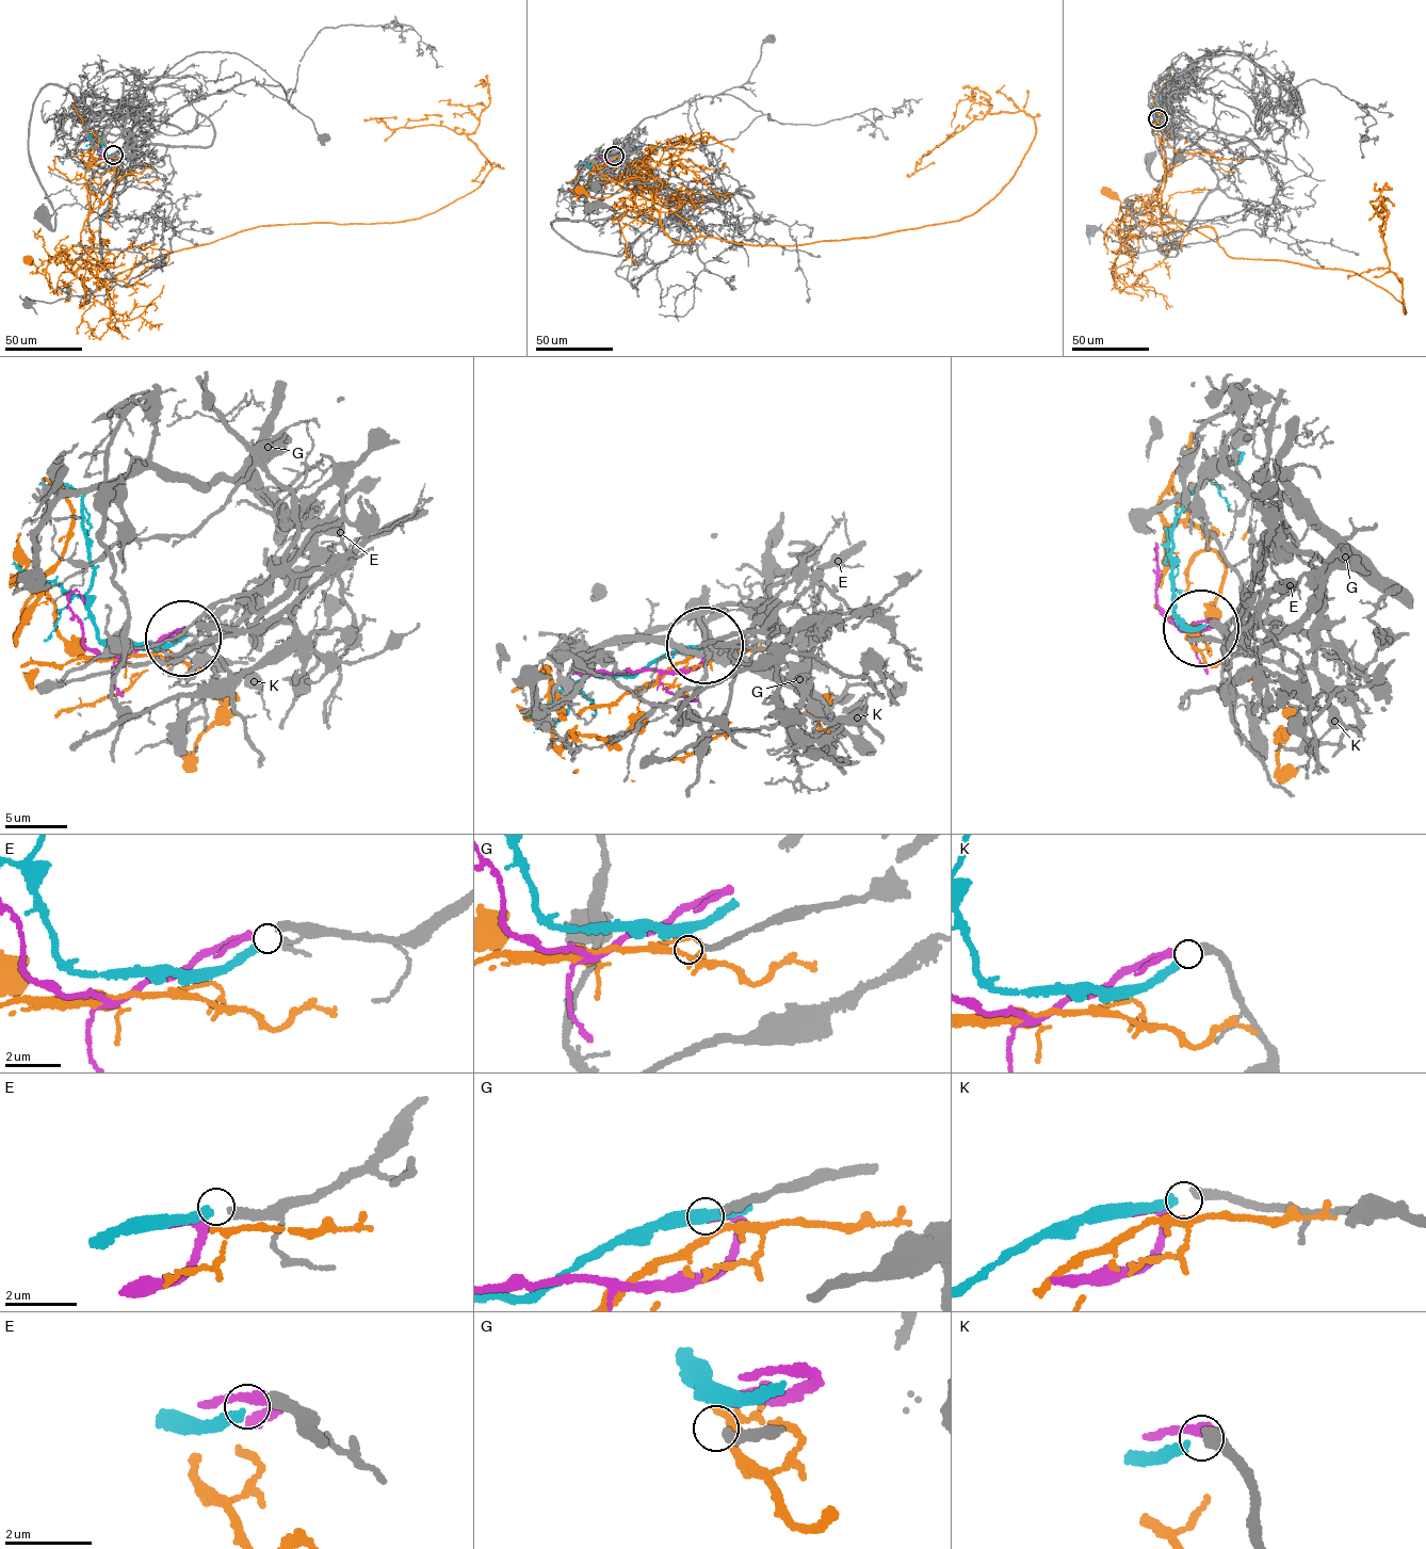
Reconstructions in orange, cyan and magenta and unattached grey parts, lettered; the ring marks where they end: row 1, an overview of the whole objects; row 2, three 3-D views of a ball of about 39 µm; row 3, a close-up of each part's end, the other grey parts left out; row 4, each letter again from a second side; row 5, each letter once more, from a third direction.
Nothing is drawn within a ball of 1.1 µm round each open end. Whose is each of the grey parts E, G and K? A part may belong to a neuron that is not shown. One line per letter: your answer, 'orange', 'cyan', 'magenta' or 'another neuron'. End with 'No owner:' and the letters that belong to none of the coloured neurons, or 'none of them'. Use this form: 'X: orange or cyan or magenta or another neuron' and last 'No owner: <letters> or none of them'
E: cyan
G: another neuron
K: magenta
No owner: G

